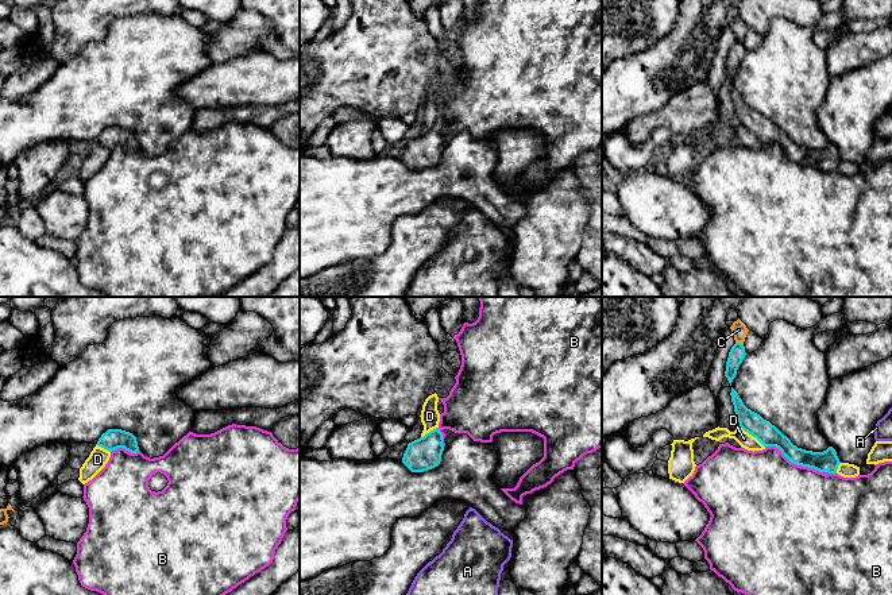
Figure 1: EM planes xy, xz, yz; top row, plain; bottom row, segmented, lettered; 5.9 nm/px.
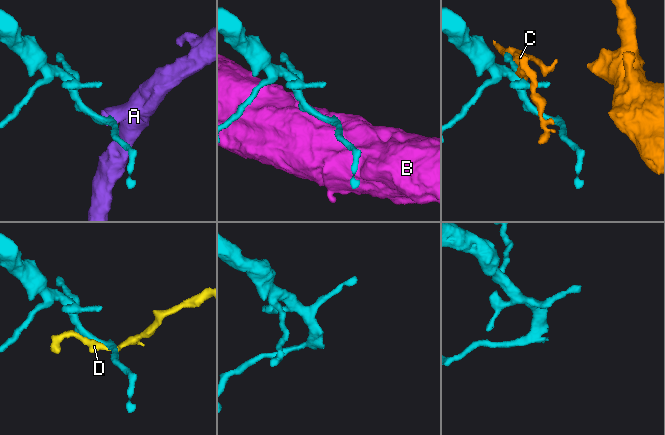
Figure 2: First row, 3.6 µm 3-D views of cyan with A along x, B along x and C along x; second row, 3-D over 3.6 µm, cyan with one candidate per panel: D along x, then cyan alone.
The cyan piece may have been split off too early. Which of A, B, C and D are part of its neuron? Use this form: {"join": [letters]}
{"join": ["A"]}

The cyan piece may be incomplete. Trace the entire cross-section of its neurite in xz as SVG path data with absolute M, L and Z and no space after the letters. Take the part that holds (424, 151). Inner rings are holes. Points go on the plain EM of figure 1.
M439 125L408 142L402 161L412 170L424 170L437 165L444 148L444 136Z

